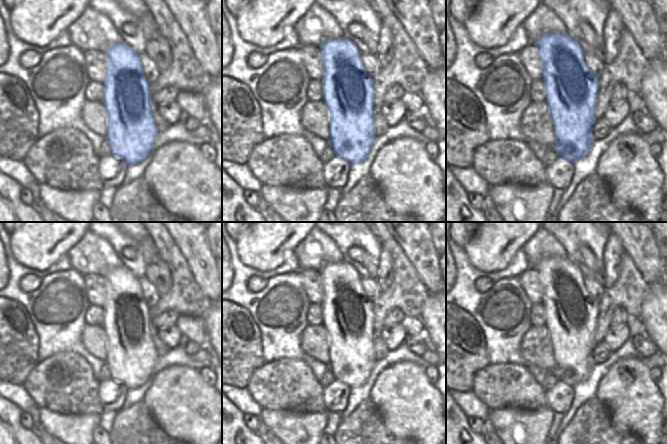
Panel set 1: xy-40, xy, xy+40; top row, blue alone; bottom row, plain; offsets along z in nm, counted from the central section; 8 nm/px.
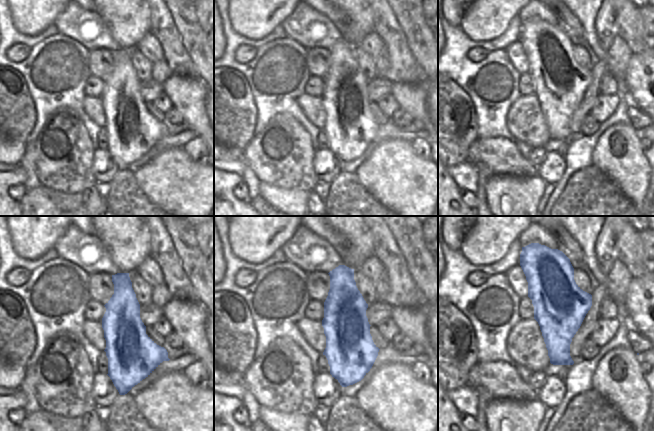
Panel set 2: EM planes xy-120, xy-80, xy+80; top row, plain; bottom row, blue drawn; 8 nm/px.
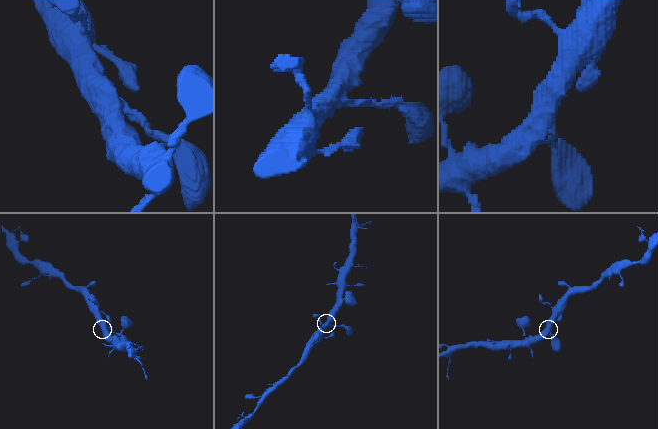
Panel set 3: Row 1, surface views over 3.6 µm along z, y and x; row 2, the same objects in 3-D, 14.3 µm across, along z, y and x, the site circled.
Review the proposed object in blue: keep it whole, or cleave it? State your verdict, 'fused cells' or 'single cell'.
single cell

